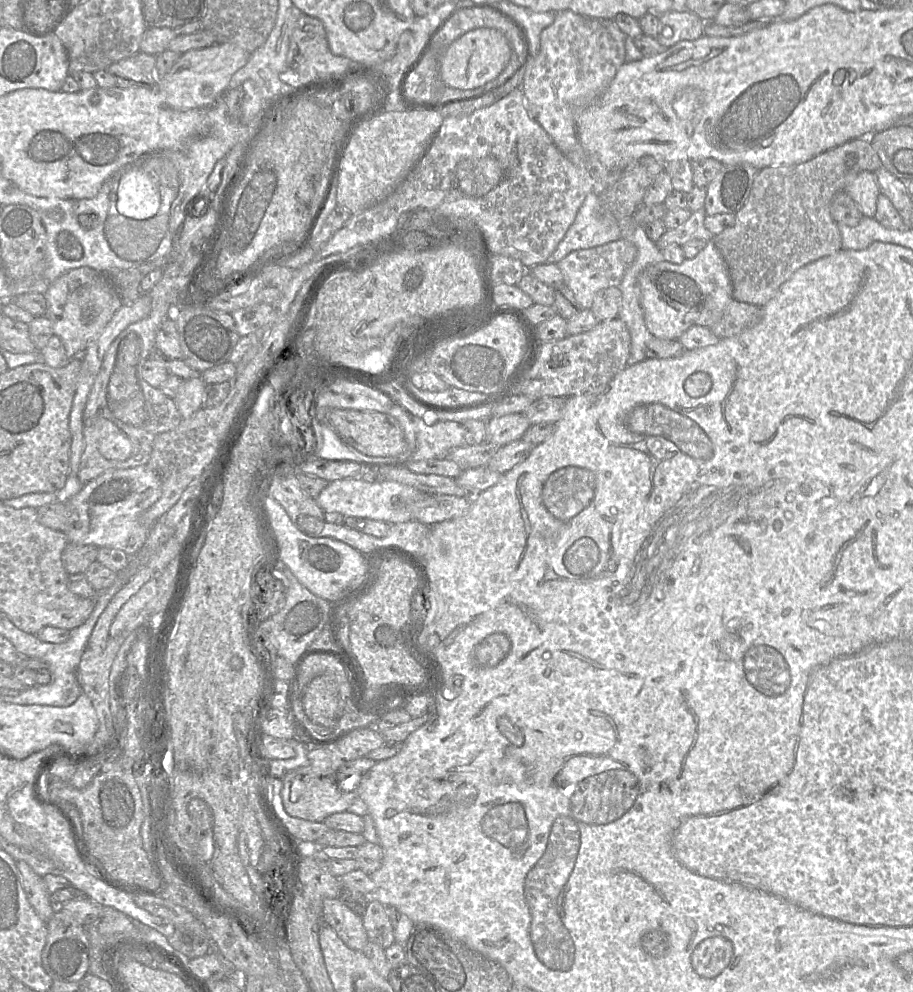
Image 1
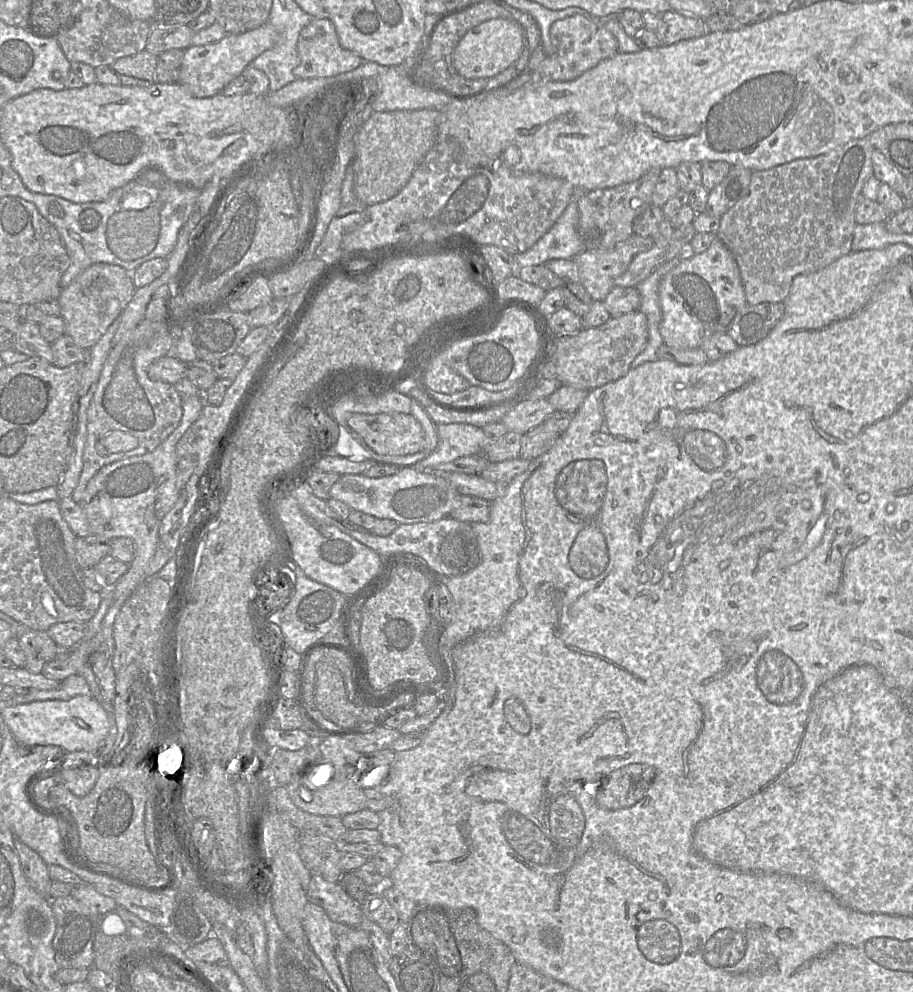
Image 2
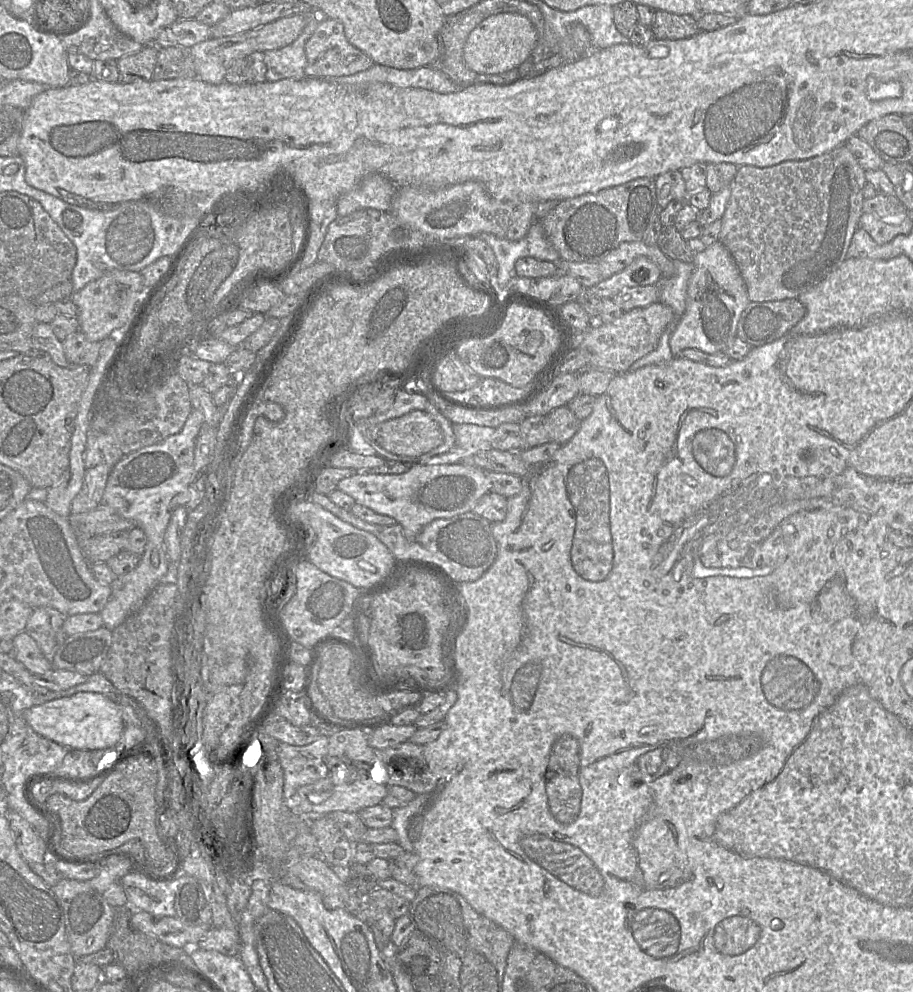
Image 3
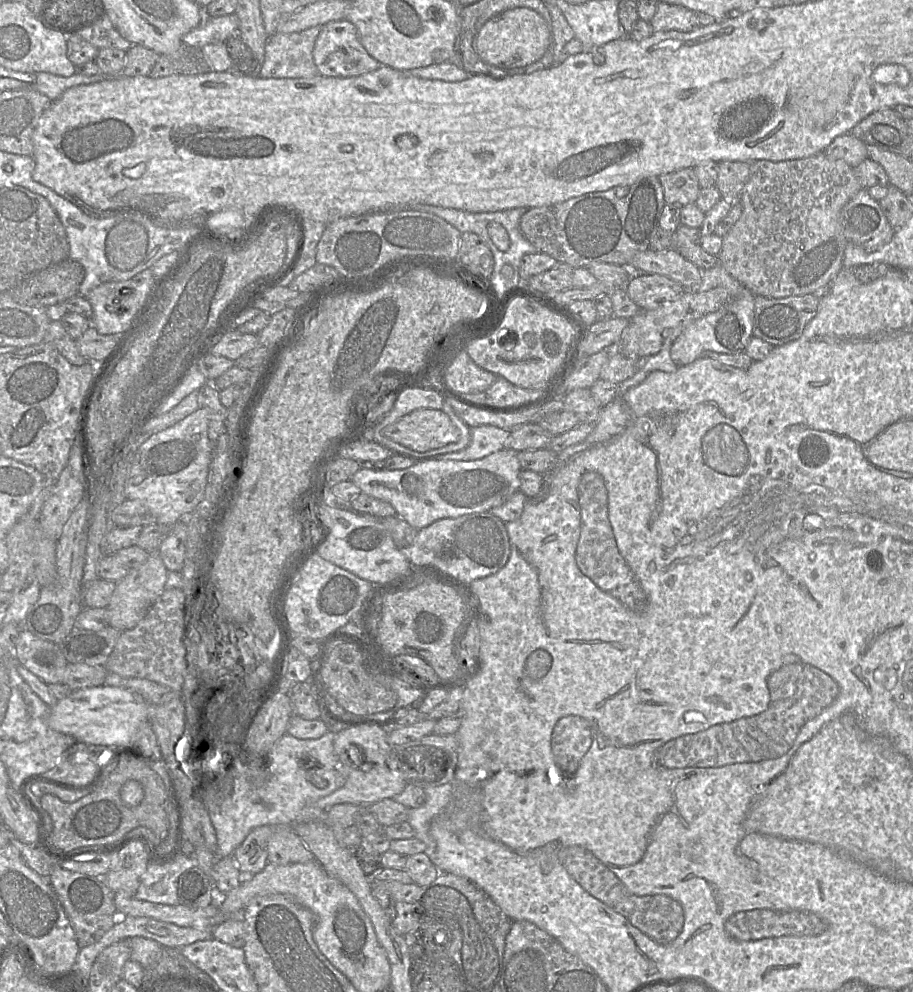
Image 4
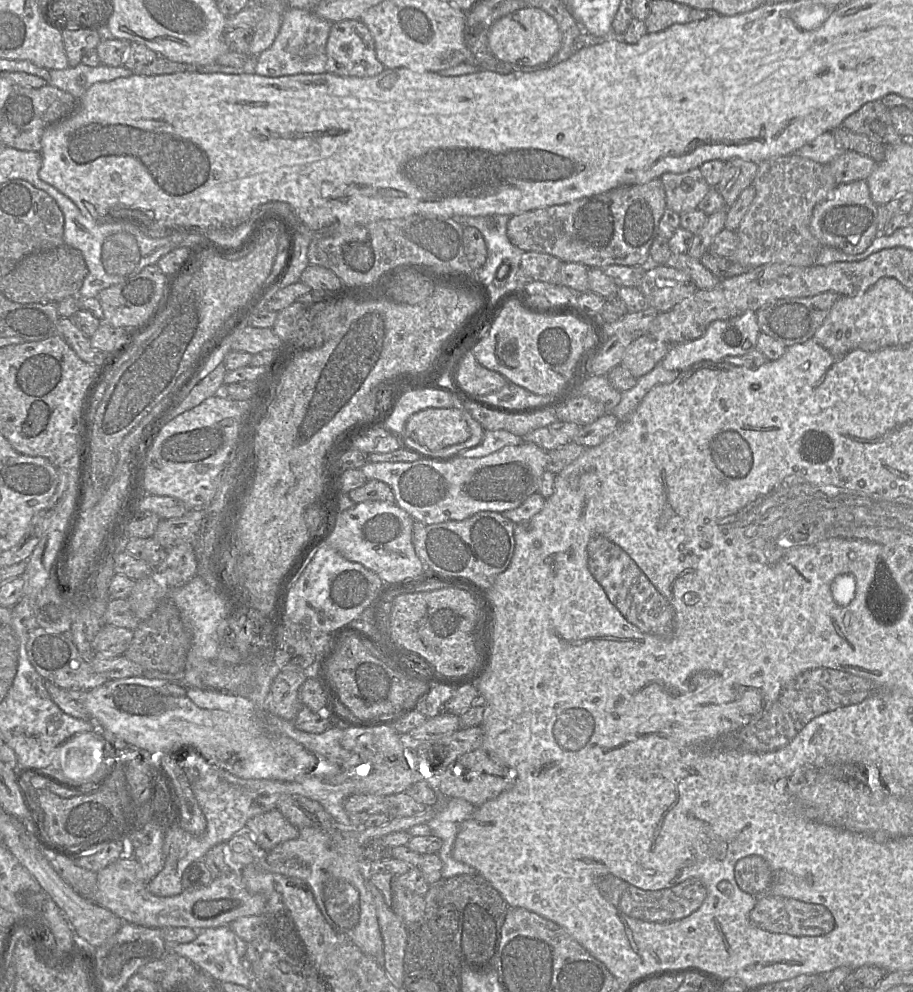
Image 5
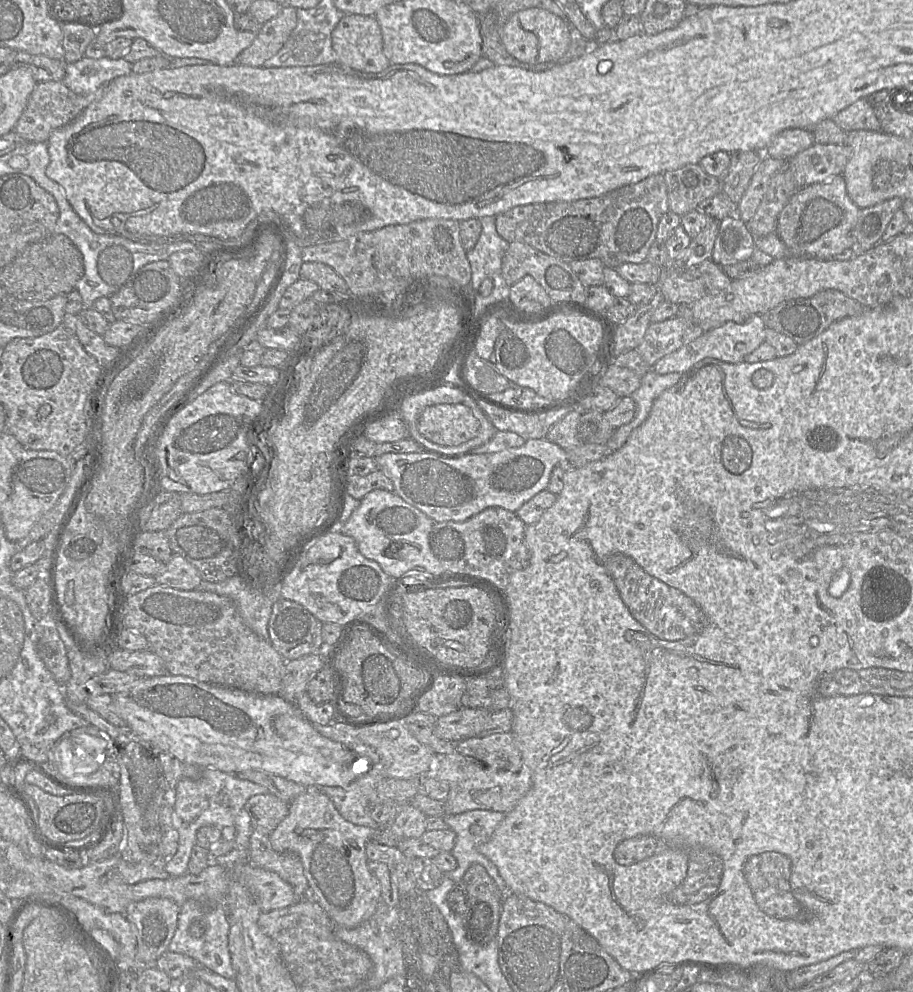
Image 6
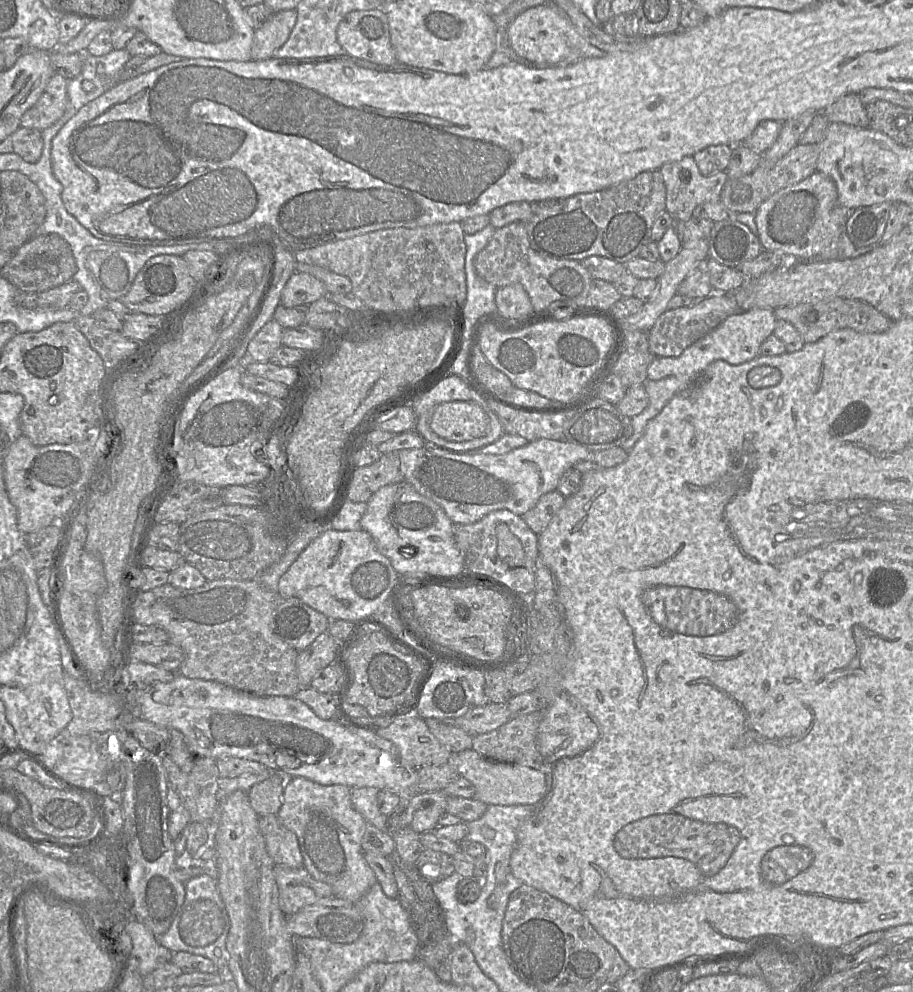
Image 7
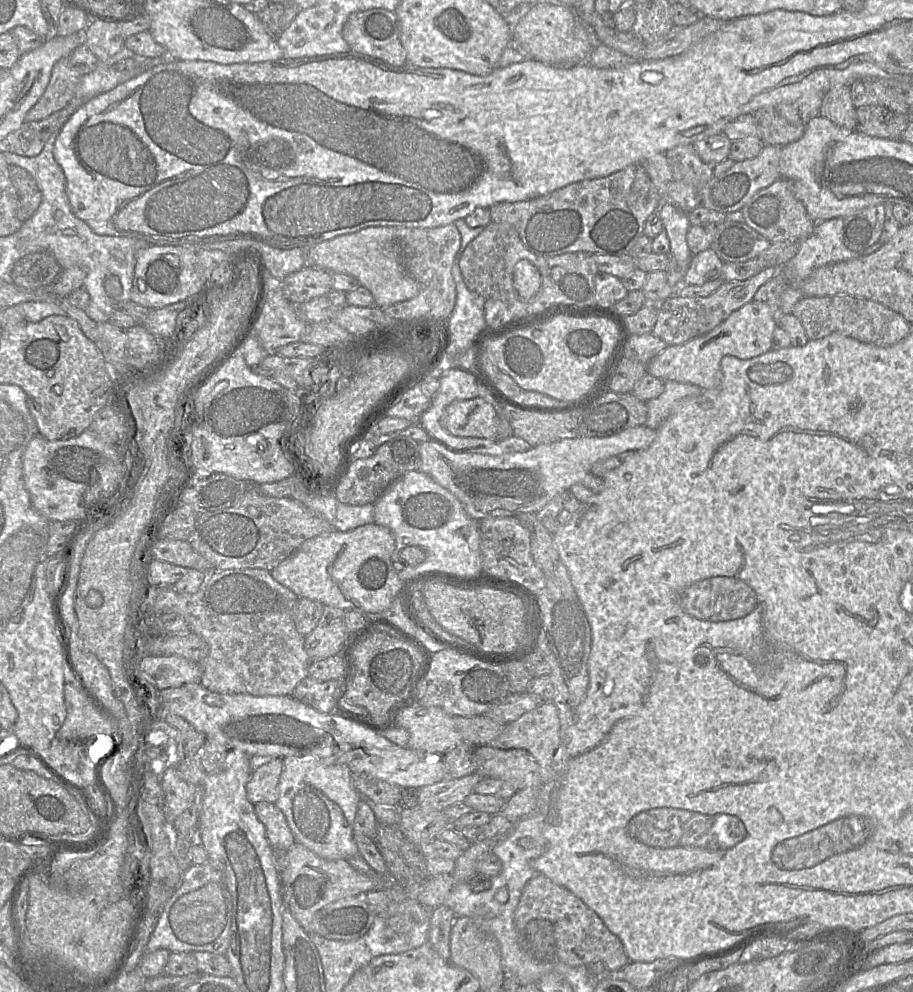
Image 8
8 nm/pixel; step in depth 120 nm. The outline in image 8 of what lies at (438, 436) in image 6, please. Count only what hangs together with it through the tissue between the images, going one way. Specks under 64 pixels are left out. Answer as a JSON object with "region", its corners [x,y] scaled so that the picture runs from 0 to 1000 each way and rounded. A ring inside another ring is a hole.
{"region":[[[524,399],[490,409],[482,428],[499,441],[539,442],[544,439],[547,421],[540,408]]]}

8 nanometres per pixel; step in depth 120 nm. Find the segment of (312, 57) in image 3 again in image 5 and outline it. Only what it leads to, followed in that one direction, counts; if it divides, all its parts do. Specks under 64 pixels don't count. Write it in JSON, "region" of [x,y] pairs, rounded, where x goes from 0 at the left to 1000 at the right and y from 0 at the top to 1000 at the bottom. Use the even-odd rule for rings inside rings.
{"region":[[[396,20],[365,23],[357,54],[357,72],[371,77],[410,78],[422,70],[413,58],[410,38]]]}

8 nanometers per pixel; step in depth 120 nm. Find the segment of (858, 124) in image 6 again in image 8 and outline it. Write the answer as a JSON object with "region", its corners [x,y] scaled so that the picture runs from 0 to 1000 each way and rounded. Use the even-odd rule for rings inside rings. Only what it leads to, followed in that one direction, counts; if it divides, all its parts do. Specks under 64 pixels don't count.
{"region":[[[920,87],[906,93],[898,108],[898,116],[922,130],[936,131],[938,109],[932,100],[931,87]]]}

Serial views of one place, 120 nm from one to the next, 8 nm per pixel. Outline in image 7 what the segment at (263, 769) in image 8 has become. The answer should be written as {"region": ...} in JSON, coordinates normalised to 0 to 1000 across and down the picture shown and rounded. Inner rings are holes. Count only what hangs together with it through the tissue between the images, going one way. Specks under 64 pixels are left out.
{"region":[[[311,778],[296,782],[275,793],[271,798],[277,817],[285,823],[304,820],[309,811],[310,796],[320,783]]]}

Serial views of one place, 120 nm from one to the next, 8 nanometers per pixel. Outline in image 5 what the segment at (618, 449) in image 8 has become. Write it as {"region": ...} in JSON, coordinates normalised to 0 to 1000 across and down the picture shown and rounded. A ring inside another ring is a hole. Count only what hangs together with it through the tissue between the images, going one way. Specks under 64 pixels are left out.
{"region":[[[573,446],[527,462],[502,462],[483,467],[462,463],[402,467],[395,475],[402,485],[423,487],[430,495],[434,508],[453,525],[472,529],[506,525],[527,515],[551,517],[566,512],[577,501],[589,496],[600,456],[584,447]]]}

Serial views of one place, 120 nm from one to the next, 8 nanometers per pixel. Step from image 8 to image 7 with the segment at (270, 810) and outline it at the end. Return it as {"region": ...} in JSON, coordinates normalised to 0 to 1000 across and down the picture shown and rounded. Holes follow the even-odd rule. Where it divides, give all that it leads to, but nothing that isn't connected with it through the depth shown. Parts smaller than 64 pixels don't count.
{"region":[[[302,821],[285,823],[284,836],[290,846],[292,859],[301,872],[318,875],[332,873],[324,842],[308,831]]]}

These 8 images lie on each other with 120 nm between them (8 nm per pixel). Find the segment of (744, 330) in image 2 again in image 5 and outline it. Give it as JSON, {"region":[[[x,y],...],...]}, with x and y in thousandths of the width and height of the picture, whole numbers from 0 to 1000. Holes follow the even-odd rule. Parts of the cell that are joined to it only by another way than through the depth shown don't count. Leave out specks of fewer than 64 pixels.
{"region":[[[901,294],[886,299],[855,300],[840,305],[828,314],[832,335],[847,340],[861,350],[883,345],[901,327],[919,299],[915,294]]]}

